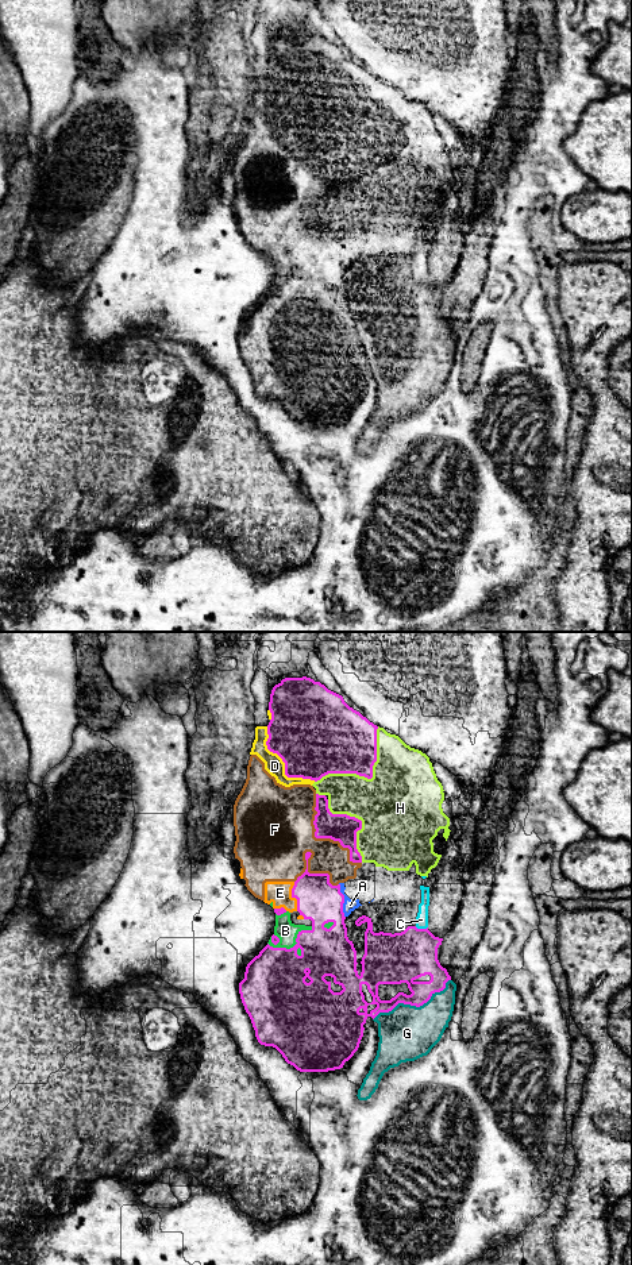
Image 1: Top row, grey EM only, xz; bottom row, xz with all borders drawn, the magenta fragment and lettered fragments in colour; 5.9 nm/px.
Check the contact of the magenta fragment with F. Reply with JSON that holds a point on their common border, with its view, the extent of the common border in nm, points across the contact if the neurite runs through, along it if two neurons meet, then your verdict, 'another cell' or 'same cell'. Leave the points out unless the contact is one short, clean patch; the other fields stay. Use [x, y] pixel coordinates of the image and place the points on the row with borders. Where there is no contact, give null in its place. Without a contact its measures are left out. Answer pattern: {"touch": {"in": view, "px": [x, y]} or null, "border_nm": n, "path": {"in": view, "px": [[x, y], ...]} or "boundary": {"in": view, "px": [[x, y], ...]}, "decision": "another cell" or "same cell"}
{"touch": {"in": "xz", "px": [322, 837]}, "border_nm": 500, "decision": "same cell"}

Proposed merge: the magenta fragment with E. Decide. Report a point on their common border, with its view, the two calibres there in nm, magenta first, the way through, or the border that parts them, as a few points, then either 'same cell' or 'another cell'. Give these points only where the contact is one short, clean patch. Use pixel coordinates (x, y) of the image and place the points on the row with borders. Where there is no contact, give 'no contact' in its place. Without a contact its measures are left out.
contact xz (293, 897); calibres 240 and 140 nm; same cell

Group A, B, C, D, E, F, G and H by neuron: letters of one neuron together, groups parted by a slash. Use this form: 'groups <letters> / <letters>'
groups A B C D E F H / G

